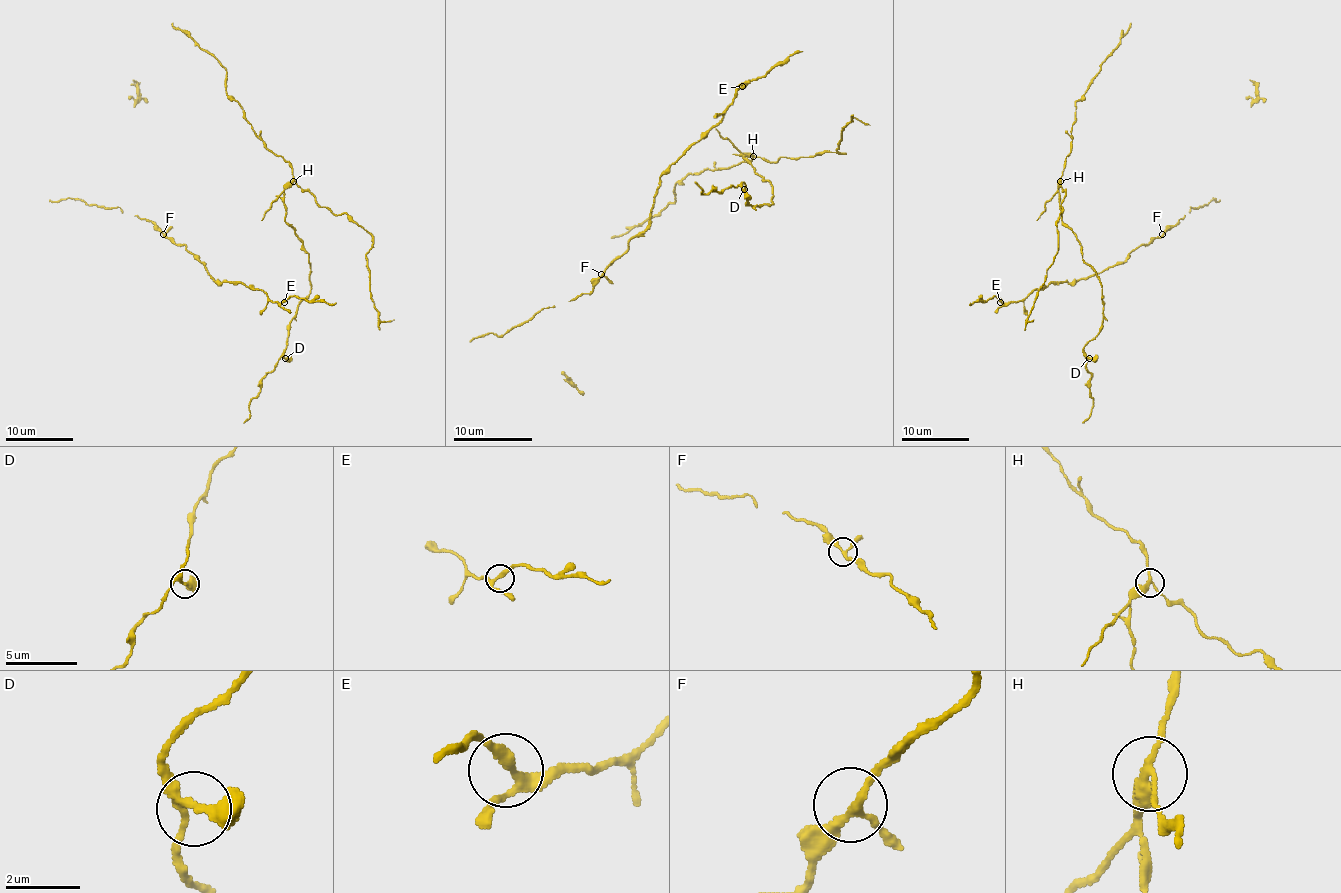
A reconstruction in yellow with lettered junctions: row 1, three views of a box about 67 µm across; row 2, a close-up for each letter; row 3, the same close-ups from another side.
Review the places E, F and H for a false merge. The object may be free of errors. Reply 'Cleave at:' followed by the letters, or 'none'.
Cleave at: H

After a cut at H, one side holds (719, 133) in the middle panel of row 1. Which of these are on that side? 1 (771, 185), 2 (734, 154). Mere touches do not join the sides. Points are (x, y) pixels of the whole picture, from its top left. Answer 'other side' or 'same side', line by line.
1: same side
2: same side

